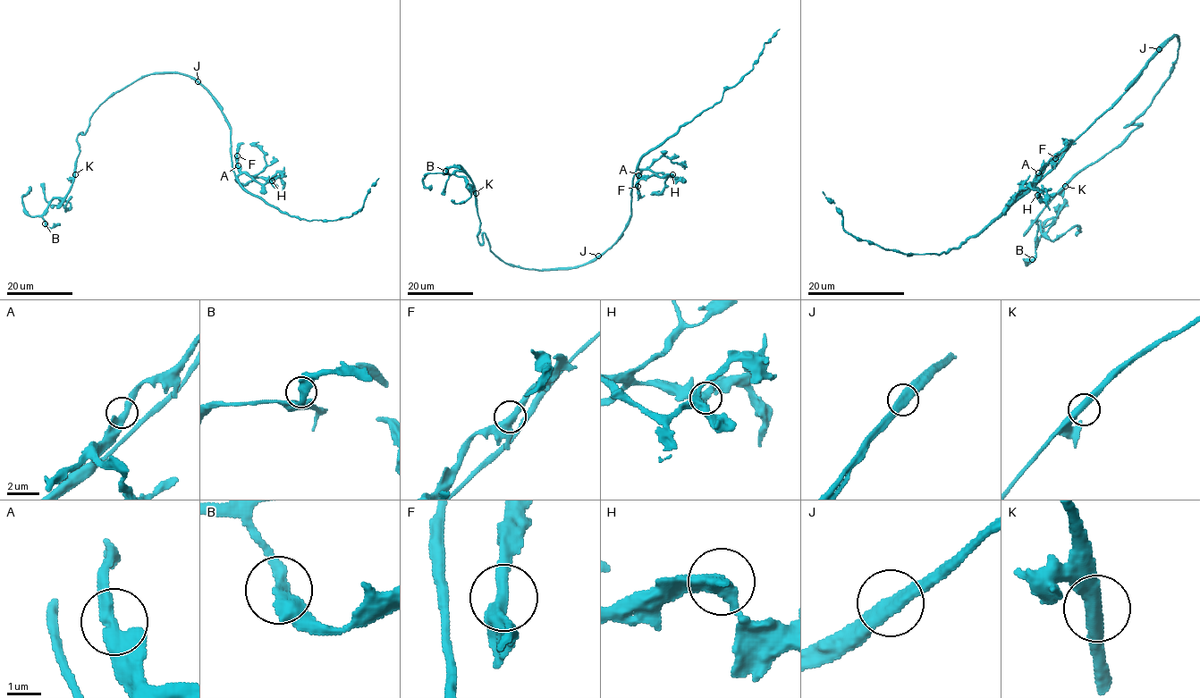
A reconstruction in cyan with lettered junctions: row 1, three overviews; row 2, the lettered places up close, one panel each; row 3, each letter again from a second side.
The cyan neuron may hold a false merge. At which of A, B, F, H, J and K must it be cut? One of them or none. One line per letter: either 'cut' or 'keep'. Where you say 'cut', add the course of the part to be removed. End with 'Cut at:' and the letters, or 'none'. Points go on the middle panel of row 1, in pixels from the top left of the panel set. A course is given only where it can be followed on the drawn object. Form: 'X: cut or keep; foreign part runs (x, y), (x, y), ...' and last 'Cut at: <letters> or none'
A: keep
B: keep
F: keep
H: keep
J: cut; foreign part runs (598, 256), (579, 265), (542, 269)
K: keep
Cut at: J

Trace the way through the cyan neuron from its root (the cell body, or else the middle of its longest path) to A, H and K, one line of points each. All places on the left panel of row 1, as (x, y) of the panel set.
A: (203, 88), (221, 111), (231, 129), (231, 166), (236, 176), (240, 173), (238, 165)
H: (203, 88), (221, 111), (231, 129), (231, 166), (234, 174), (246, 172), (272, 180)
K: (203, 88), (188, 76), (166, 72), (142, 76), (113, 93), (93, 113), (86, 132), (77, 136), (75, 174)

